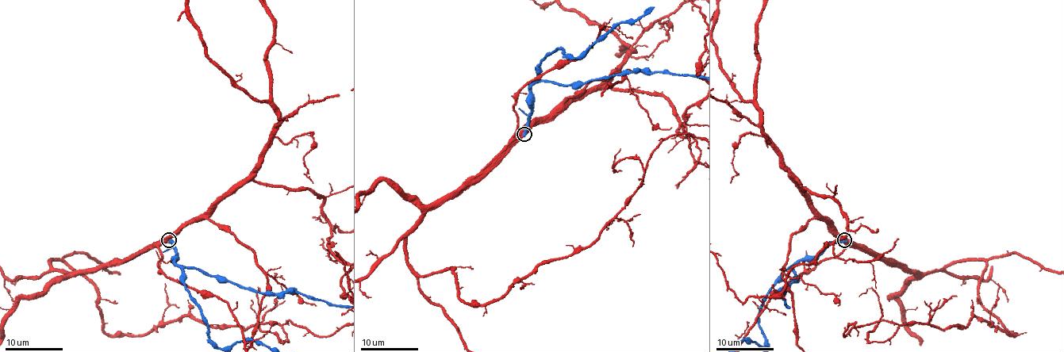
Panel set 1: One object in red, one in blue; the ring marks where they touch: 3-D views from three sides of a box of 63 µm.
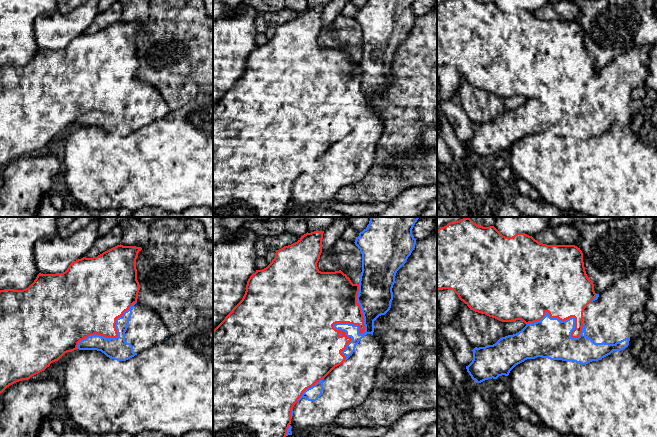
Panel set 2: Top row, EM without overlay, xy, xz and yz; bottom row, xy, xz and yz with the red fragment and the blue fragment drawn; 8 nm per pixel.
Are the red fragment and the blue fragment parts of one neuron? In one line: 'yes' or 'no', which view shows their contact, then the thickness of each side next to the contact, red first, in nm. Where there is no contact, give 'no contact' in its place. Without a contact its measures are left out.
no; meets red in xz; 380 nm thick on the red side, 240 nm on the other

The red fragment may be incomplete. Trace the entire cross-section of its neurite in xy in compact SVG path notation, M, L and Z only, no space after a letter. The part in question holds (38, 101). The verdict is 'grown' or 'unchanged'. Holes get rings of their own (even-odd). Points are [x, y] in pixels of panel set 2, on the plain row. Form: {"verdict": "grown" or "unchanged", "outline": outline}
{"verdict": "unchanged", "outline": "M120 20L97 33L73 37L63 49L39 49L26 65L0 66L0 170L10 161L44 147L65 129L76 126L78 119L90 111L118 113L116 95L138 75L136 35L141 26L141 23Z"}

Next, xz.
{"verdict": "unchanged", "outline": "M324 7L307 8L297 18L277 26L274 35L266 44L256 46L250 52L242 76L213 106L213 217L283 217L291 200L293 182L303 168L323 156L346 135L341 128L346 125L352 114L347 113L346 108L340 105L336 106L333 101L336 99L358 101L359 110L364 109L364 93L362 85L357 79L359 60L353 60L350 54L341 46L321 48L317 43L322 29L323 9Z"}

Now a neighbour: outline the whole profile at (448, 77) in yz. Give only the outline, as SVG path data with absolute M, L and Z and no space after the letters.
M451 65L437 66L437 81L441 100L449 100L458 91L460 83L458 71Z

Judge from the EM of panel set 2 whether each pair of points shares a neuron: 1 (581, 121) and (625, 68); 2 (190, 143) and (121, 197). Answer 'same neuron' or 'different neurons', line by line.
1: same neuron
2: same neuron

